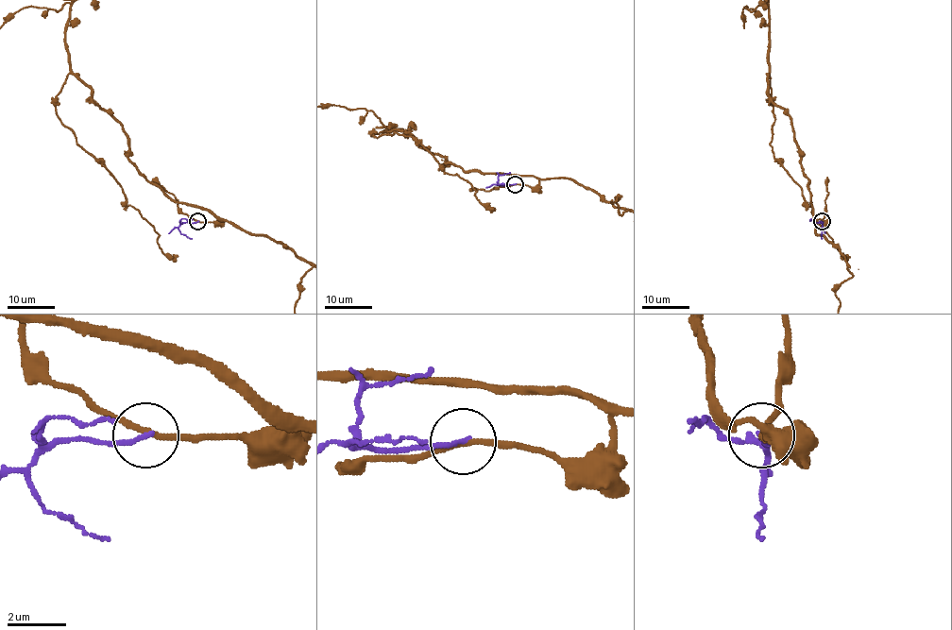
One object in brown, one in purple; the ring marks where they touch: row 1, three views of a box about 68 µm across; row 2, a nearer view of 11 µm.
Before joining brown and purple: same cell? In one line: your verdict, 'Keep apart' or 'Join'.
Keep apart

